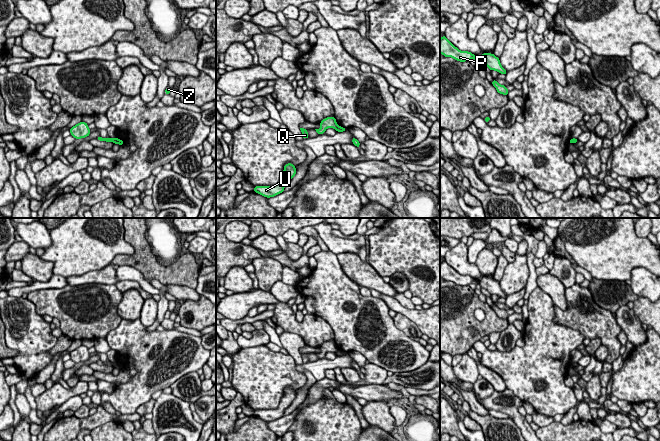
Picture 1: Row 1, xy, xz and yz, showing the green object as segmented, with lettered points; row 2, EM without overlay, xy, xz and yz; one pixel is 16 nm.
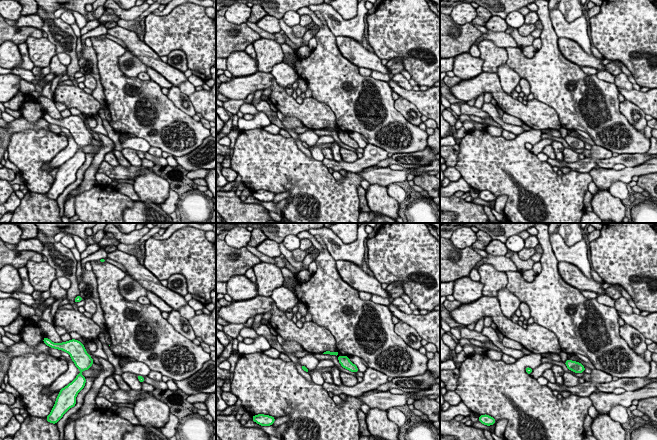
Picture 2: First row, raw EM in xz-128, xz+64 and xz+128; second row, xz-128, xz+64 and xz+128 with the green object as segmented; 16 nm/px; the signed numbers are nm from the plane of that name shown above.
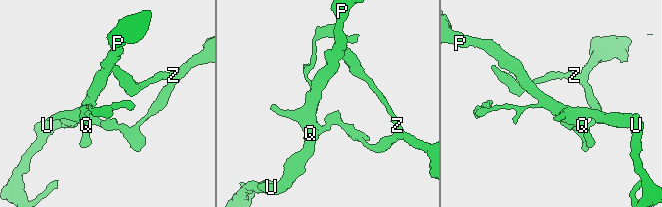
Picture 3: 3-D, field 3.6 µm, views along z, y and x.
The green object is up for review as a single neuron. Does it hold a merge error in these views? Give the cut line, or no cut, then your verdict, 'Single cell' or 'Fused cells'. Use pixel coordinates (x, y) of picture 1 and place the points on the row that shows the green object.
Split along xy (112, 139), (113, 141). Fused cells

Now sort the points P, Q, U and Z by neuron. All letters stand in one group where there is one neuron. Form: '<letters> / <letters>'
P Q U / Z

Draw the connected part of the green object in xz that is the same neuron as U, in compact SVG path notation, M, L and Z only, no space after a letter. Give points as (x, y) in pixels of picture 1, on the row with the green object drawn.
M287 163L284 165L284 170L281 174L279 182L276 185L255 186L253 191L266 198L274 197L284 192L284 187L291 181L296 173L297 170L295 166L292 163Z

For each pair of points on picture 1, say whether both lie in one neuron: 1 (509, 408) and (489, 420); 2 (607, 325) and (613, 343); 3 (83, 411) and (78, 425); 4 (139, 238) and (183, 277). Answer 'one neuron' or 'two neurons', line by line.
1: two neurons
2: one neuron
3: two neurons
4: one neuron

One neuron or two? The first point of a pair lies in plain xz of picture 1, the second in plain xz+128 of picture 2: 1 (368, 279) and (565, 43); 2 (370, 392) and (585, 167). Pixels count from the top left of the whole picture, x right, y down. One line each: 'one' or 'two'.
1: one
2: two

